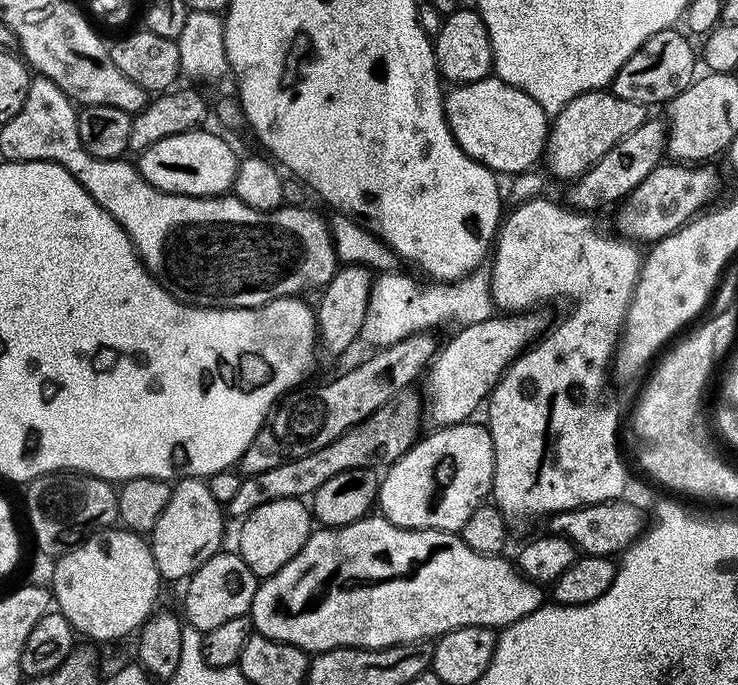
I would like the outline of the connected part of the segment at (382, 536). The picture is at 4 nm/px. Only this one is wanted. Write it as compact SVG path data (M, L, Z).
M369 514L363 520L347 524L341 528L321 527L319 530L313 531L305 545L280 570L268 579L259 581L254 594L250 619L253 629L259 635L278 642L293 644L309 654L325 652L331 648L389 648L395 644L428 642L459 628L503 630L509 624L518 622L523 616L533 612L534 609L544 607L546 603L545 589L536 581L527 580L511 559L503 560L504 558L500 554L487 556L470 550L470 546L466 546L464 539L454 532L426 530L425 528L403 528L402 526L394 526L379 514Z

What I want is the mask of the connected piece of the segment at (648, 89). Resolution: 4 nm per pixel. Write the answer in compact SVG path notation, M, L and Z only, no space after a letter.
M670 27L642 42L642 46L638 46L638 50L634 50L630 58L626 58L622 70L618 70L618 74L612 79L610 91L618 98L626 98L626 102L664 106L692 85L698 76L698 52L697 49L696 52L692 49L692 40L683 31L676 31L675 27Z

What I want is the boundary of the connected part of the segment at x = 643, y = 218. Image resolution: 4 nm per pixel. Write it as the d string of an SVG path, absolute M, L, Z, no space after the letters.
M684 162L660 163L650 174L646 174L646 179L638 182L631 194L624 197L618 210L620 213L616 216L615 231L621 237L644 246L651 246L657 240L677 232L717 199L720 176L708 167L712 166L689 166Z

